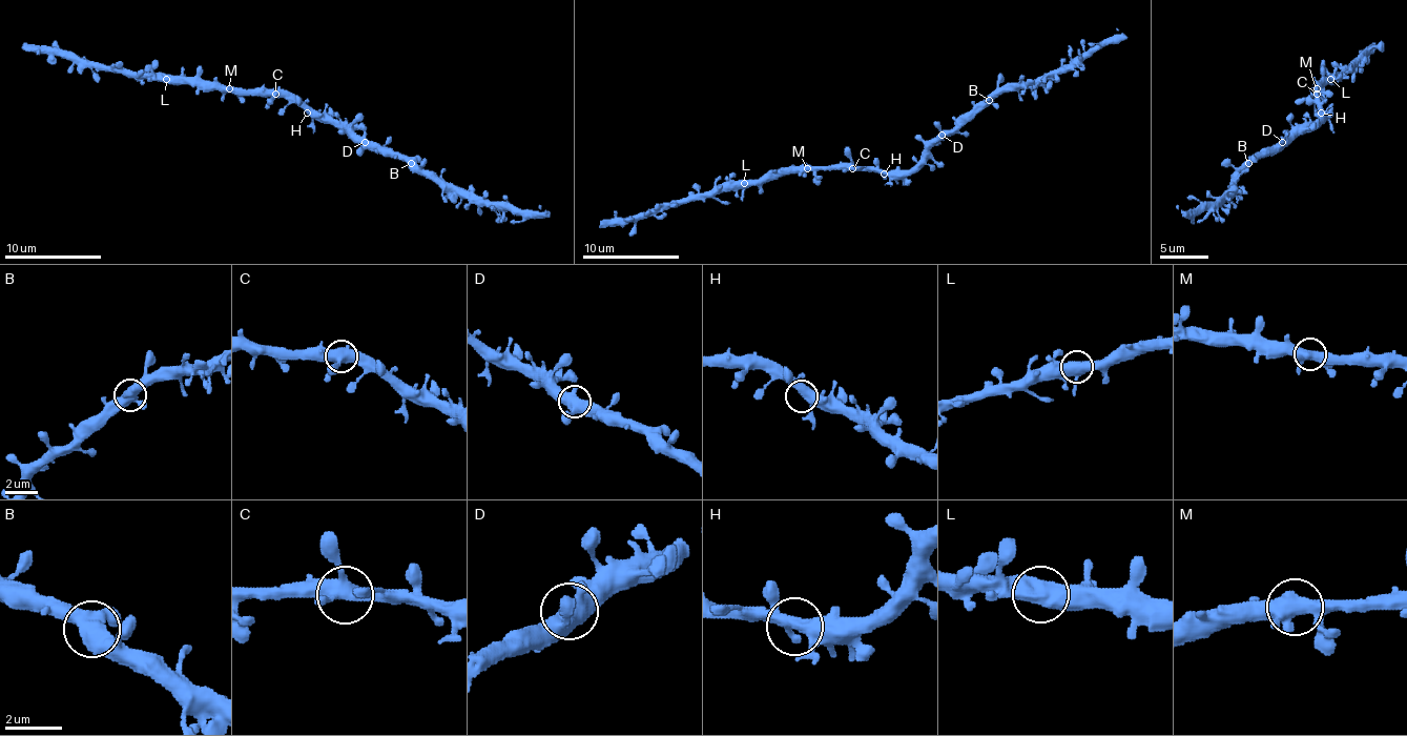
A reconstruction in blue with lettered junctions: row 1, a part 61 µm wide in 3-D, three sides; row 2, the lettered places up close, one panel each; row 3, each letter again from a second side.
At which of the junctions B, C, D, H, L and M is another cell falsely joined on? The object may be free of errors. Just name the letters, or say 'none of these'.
none of these

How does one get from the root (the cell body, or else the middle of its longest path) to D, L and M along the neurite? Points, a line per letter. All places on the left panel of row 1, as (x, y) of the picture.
D: (311, 110), (340, 120), (365, 142)
L: (311, 110), (304, 110), (283, 96), (198, 88), (166, 79)
M: (311, 110), (304, 110), (283, 96), (234, 94), (229, 88)

